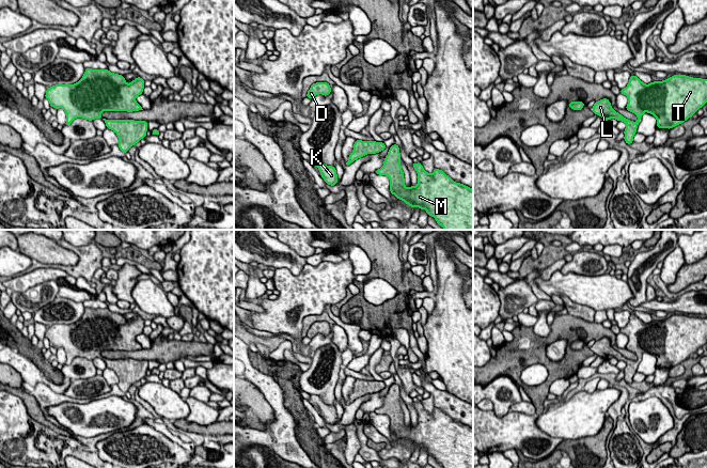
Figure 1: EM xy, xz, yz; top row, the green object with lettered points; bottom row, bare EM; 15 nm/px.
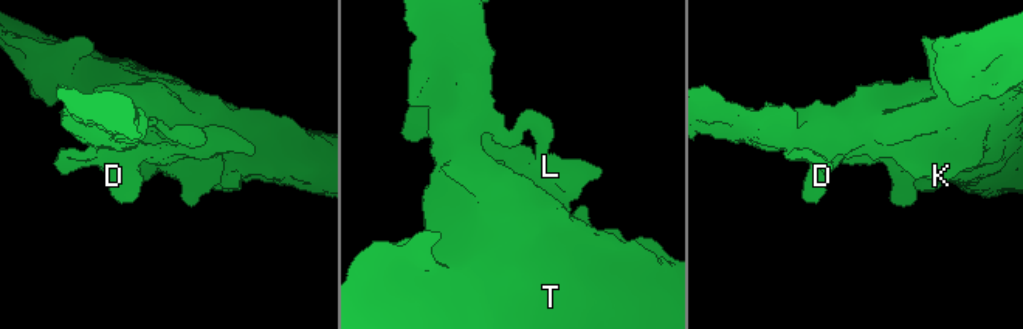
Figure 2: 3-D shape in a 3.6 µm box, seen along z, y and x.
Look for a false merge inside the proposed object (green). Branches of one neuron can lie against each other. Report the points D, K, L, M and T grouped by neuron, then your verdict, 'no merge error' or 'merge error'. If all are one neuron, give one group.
D K L M T; no merge error

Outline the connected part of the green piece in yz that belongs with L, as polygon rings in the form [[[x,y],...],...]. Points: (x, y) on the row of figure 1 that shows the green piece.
[[[678,74],[663,81],[645,84],[637,76],[631,75],[627,87],[620,89],[620,94],[628,97],[626,110],[638,116],[637,122],[616,112],[608,98],[595,102],[592,112],[604,121],[616,119],[618,122],[625,122],[627,126],[624,130],[624,140],[630,145],[644,112],[657,119],[657,128],[667,129],[684,123],[696,113],[707,103],[707,78]]]

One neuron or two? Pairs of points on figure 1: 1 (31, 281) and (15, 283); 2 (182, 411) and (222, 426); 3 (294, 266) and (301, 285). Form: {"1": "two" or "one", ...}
{"1": "one", "2": "two", "3": "two"}

